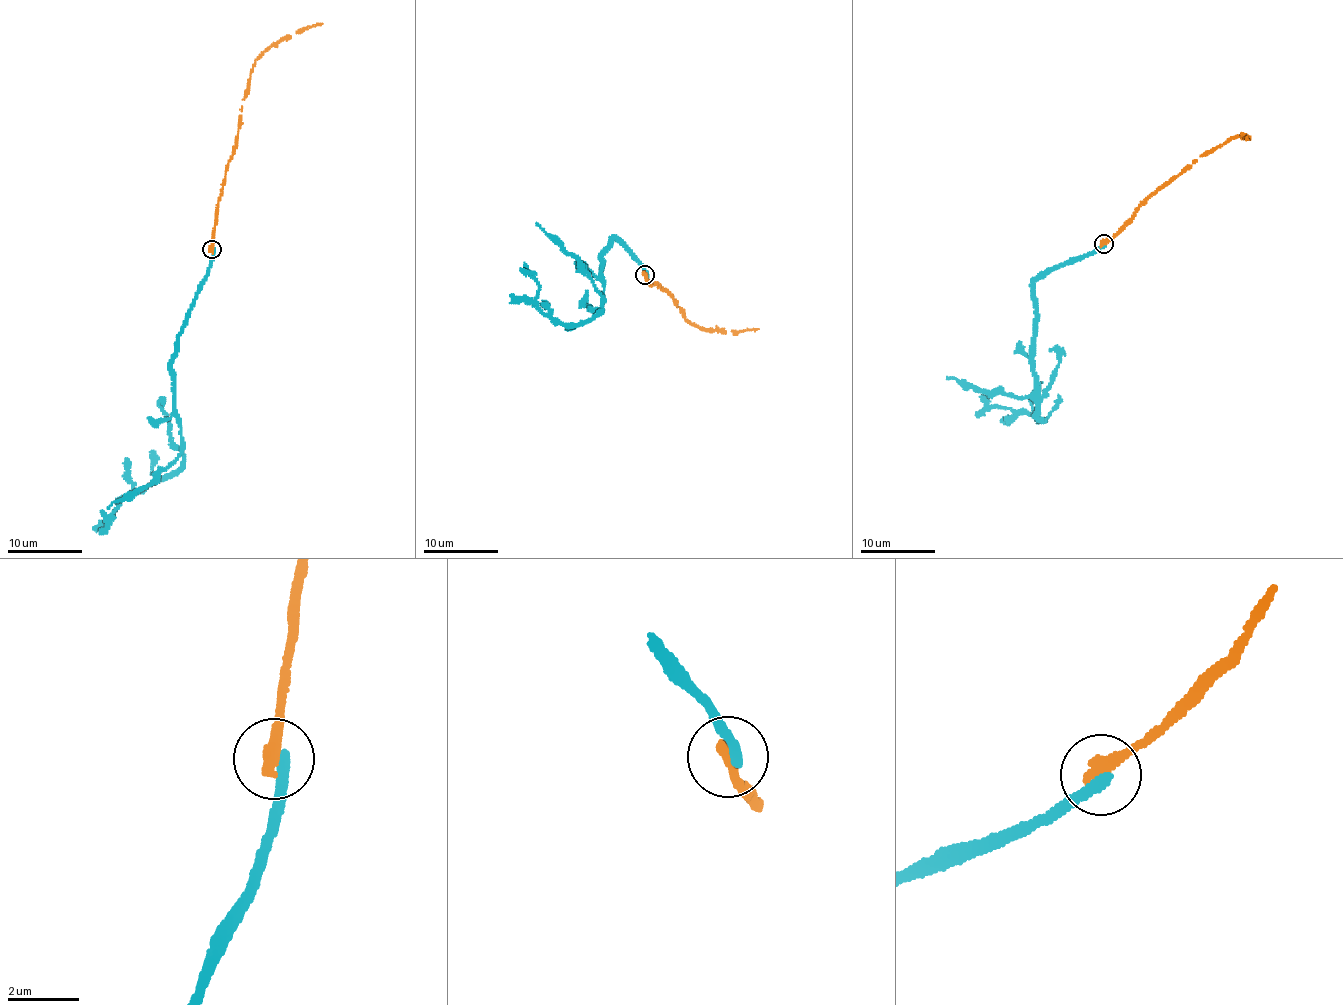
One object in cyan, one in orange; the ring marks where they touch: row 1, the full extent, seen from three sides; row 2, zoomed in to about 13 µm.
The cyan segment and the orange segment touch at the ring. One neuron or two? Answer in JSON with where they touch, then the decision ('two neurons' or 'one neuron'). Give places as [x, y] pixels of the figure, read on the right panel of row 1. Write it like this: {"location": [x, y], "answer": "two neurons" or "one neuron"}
{"location": [1104, 244], "answer": "two neurons"}

